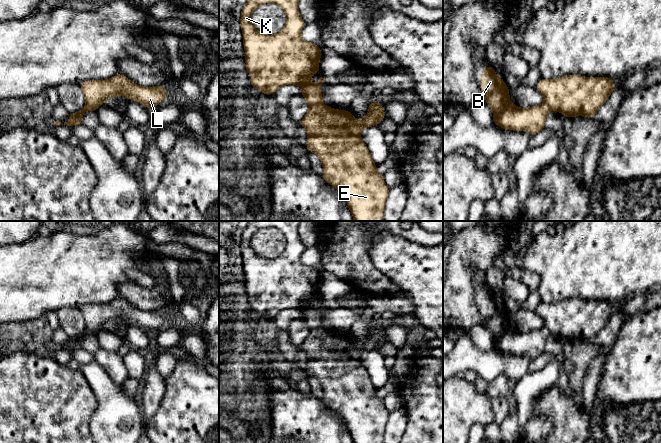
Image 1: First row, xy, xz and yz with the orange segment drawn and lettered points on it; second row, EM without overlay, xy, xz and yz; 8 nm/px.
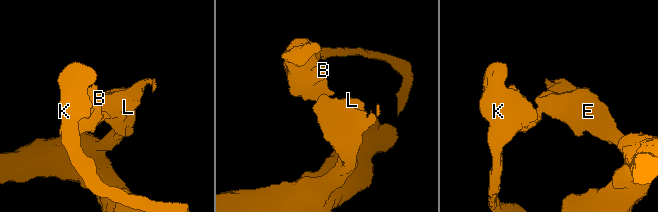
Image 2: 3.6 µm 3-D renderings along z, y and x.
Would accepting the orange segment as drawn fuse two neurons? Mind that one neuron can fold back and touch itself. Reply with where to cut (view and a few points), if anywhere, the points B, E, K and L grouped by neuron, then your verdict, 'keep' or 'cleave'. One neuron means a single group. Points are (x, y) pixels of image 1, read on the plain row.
cut xz (321, 325), (309, 329); groups B K / E L; cleave

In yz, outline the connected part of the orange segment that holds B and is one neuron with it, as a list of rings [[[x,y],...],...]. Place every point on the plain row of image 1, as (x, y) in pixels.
[[[491,289],[482,294],[480,313],[493,336],[494,349],[507,354],[527,355],[531,359],[545,352],[550,335],[548,328],[544,326],[529,332],[514,329],[509,322],[510,315],[506,307],[495,298],[495,292]]]

